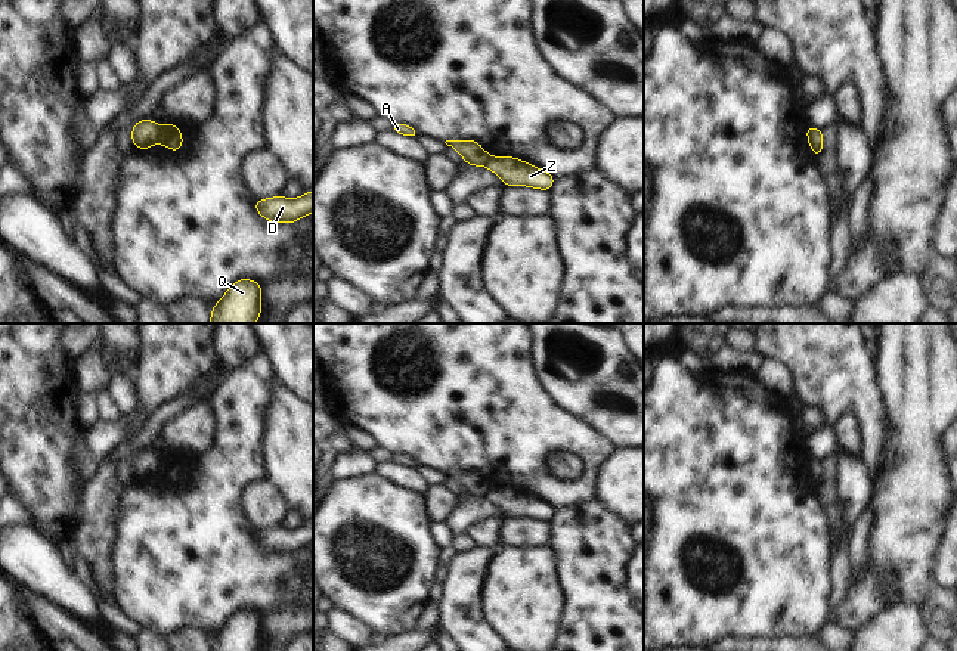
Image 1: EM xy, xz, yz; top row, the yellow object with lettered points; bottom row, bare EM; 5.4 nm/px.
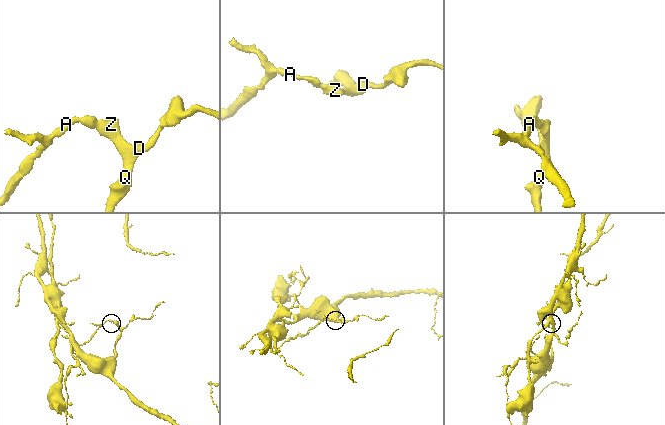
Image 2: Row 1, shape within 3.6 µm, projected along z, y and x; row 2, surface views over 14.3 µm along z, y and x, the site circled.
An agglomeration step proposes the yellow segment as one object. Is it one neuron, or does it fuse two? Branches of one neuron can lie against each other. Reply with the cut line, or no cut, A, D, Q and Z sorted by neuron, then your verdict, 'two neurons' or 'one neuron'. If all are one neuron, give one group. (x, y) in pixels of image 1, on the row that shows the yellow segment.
cut in xy along (161, 126), (161, 135), (157, 142); A / D Q Z; two neurons

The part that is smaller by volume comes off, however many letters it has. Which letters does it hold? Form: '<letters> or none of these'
A

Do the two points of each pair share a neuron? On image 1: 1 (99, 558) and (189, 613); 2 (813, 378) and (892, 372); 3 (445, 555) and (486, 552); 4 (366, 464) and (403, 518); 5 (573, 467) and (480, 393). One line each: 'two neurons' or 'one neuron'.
1: two neurons
2: two neurons
3: two neurons
4: two neurons
5: two neurons

